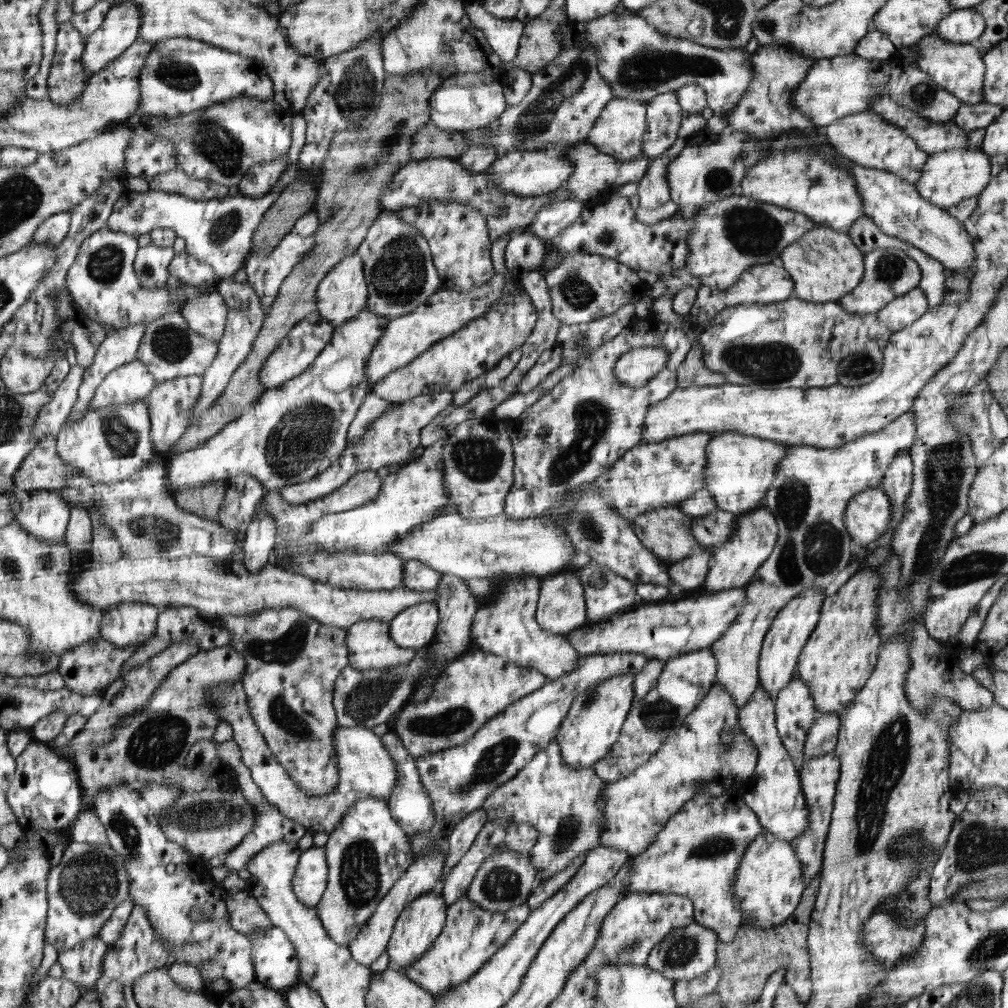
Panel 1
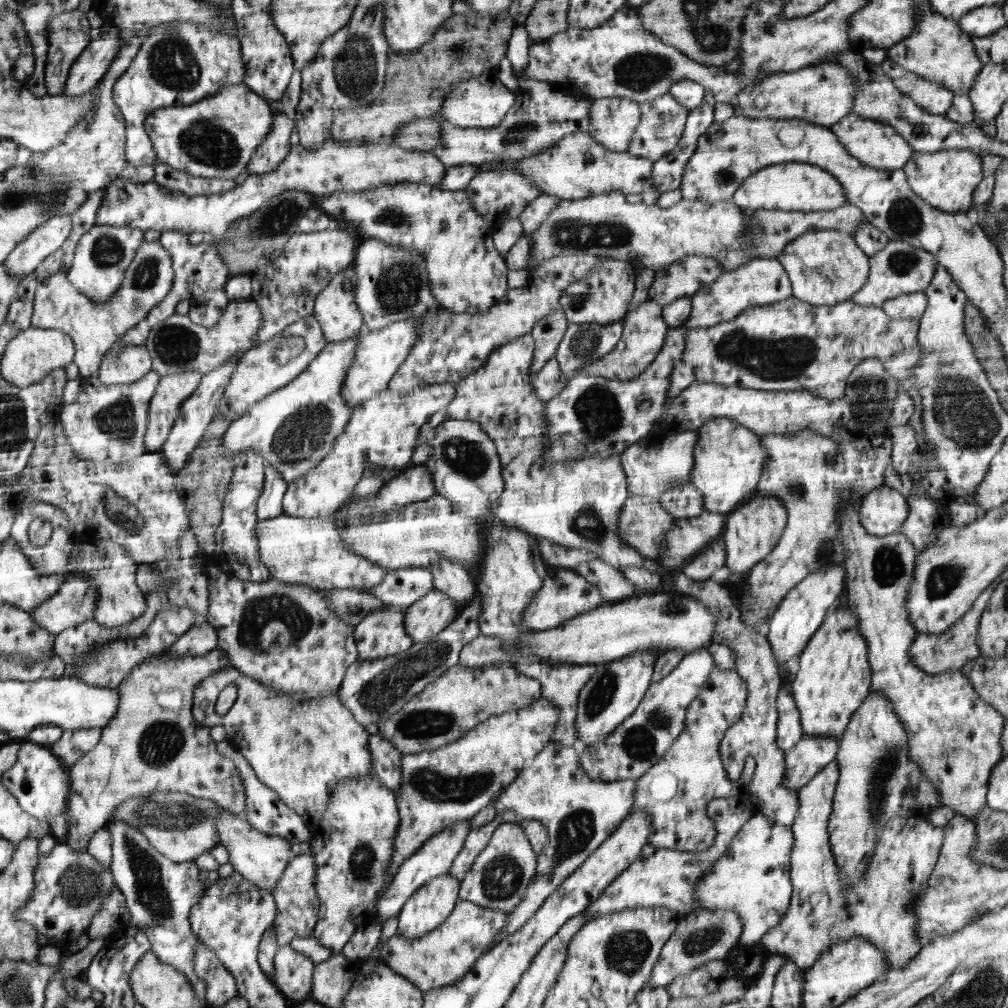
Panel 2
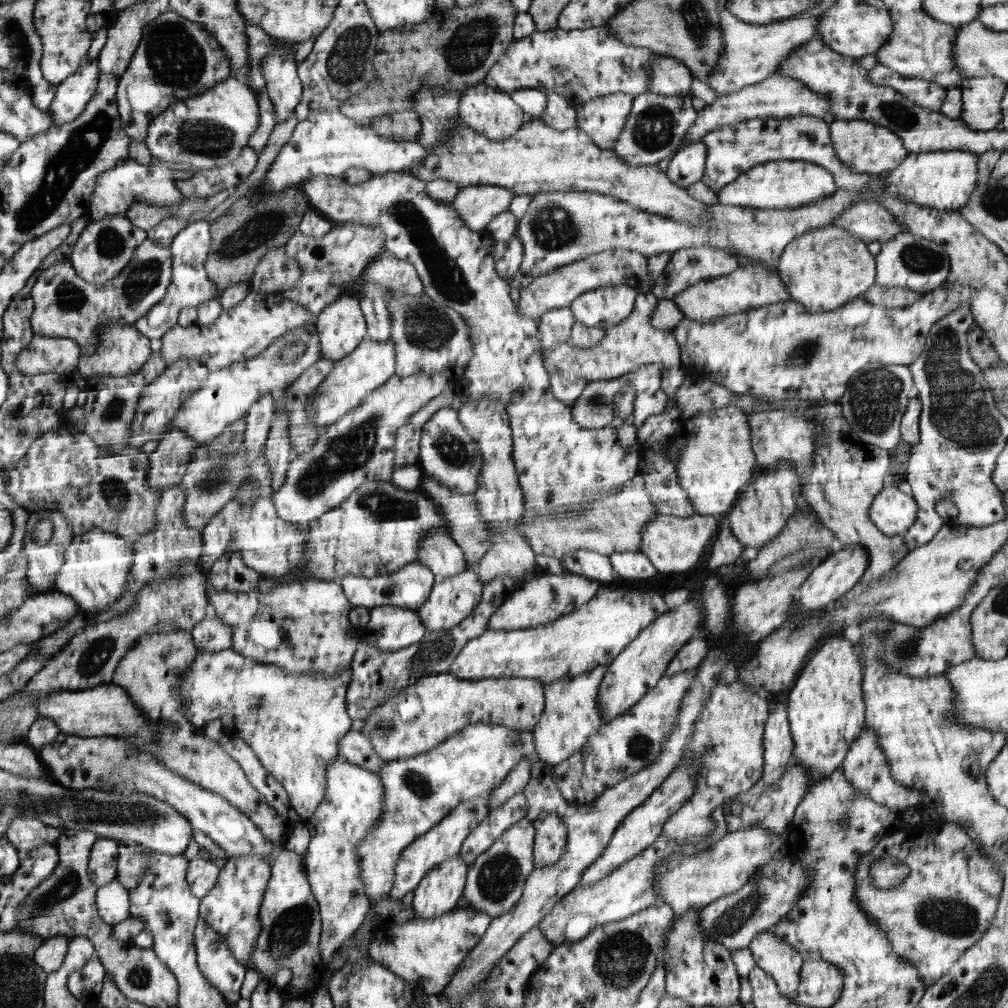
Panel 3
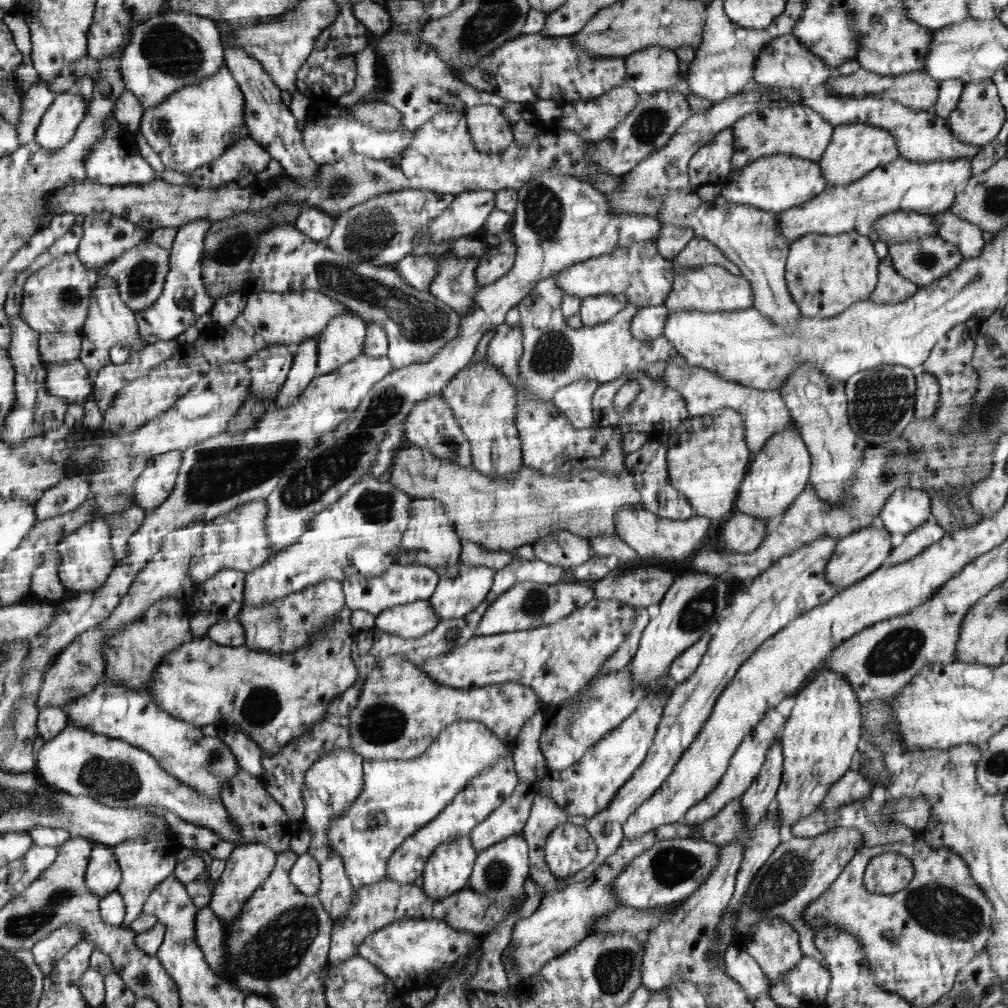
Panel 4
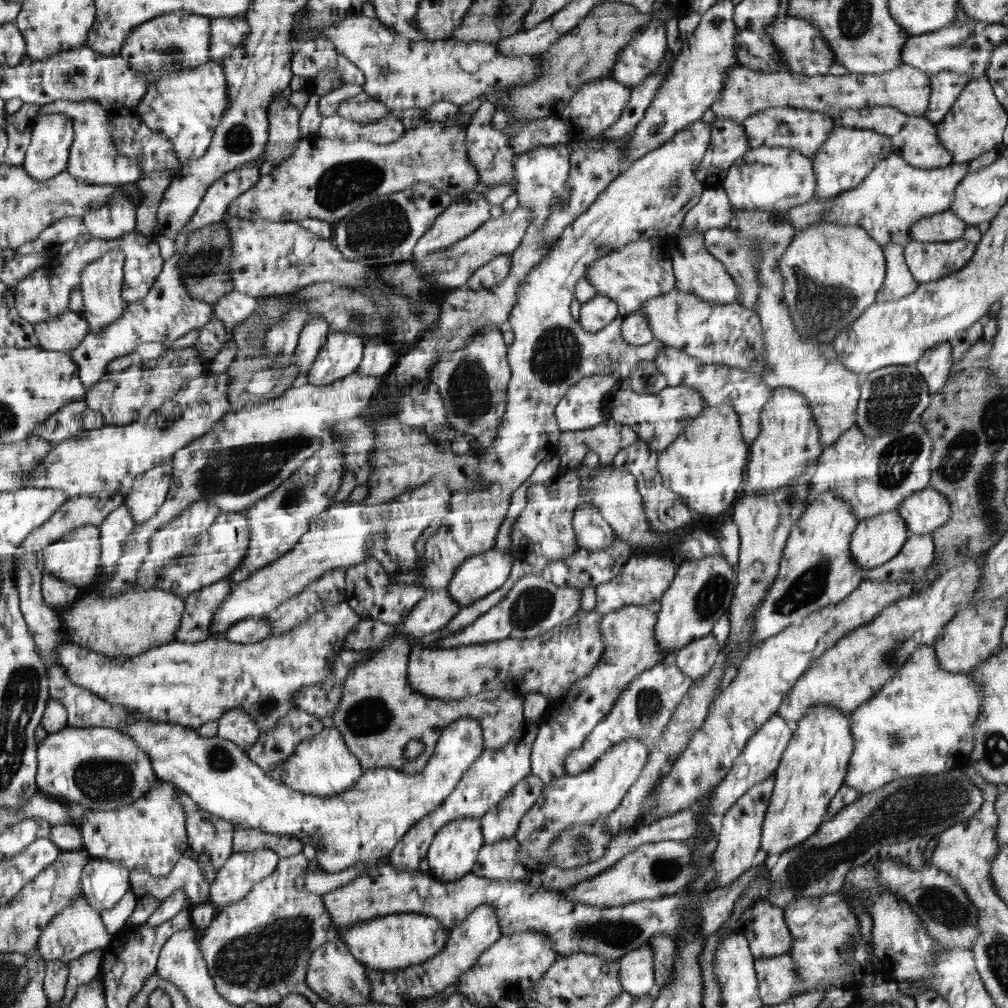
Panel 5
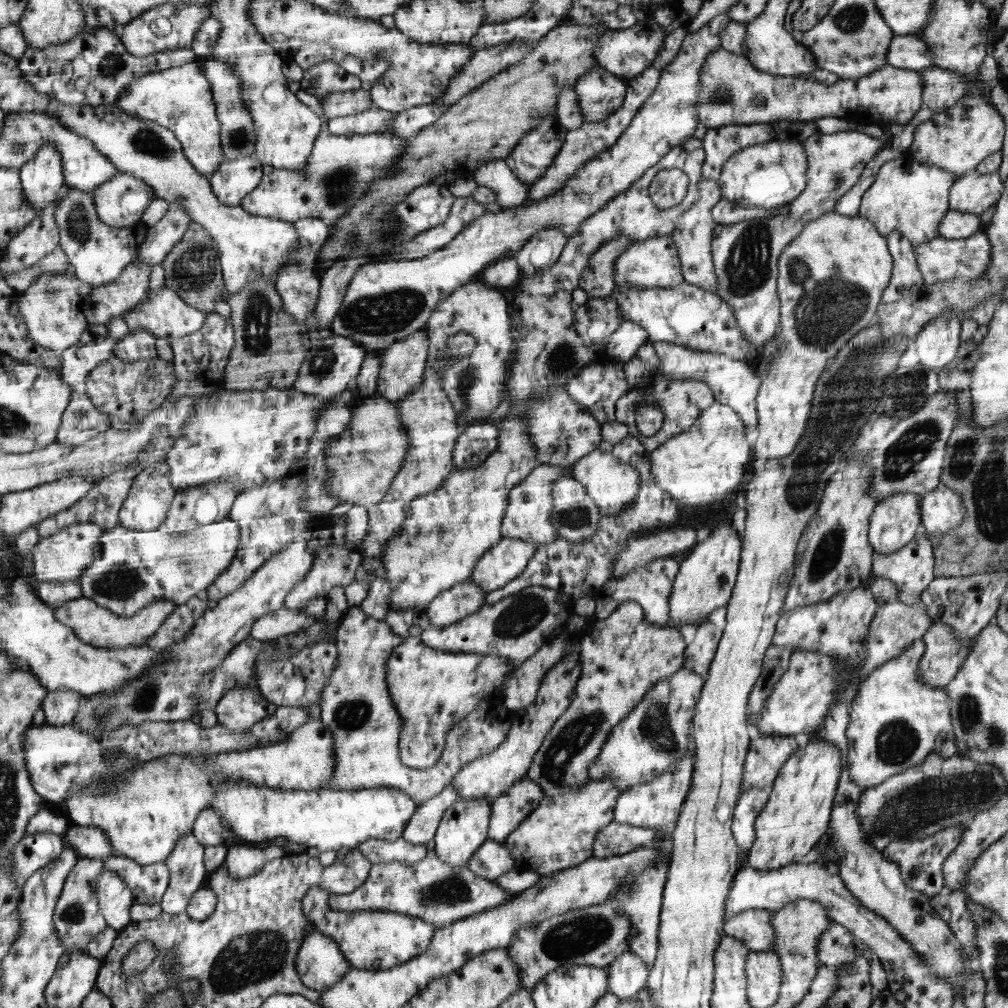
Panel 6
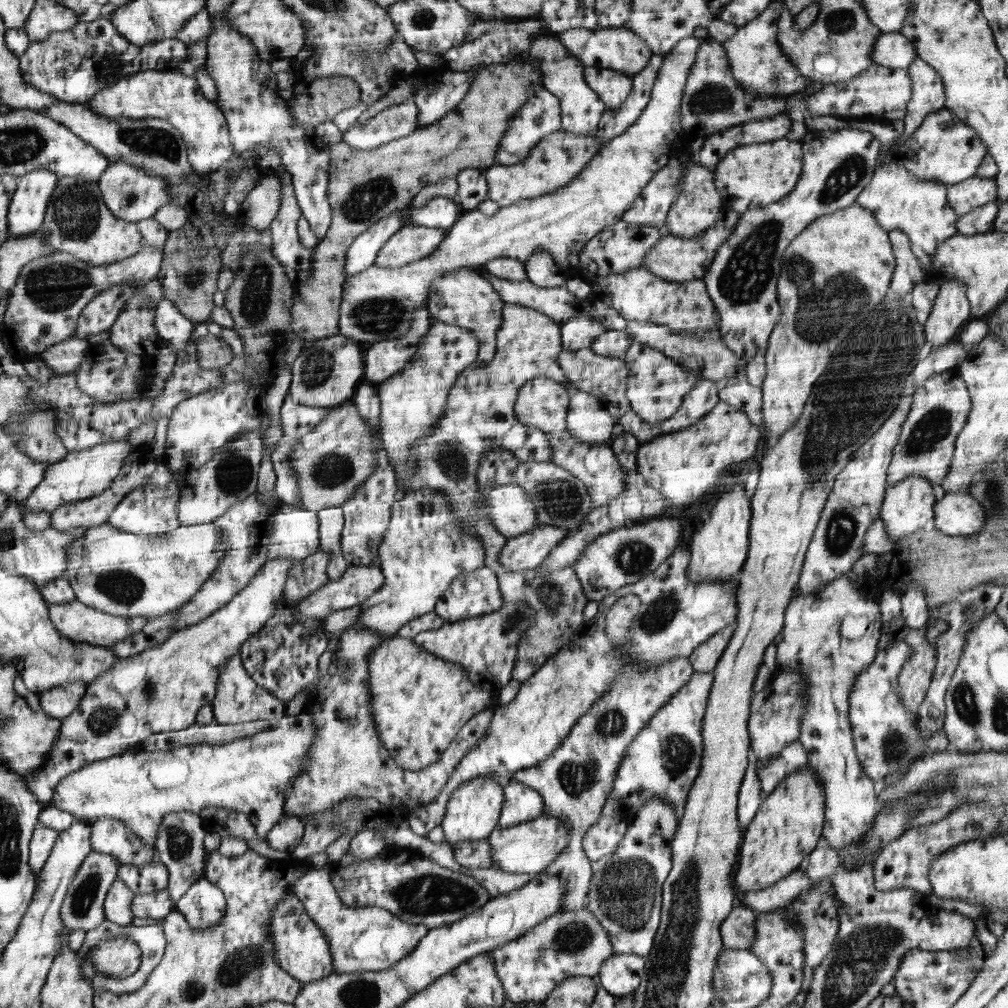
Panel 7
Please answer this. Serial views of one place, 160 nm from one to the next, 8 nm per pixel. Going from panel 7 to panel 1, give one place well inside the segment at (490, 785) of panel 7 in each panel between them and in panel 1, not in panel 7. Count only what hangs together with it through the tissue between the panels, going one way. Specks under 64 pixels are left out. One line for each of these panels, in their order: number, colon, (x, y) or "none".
1: (417, 929)
2: (432, 904)
3: (439, 892)
4: (448, 870)
5: (453, 853)
6: (464, 827)

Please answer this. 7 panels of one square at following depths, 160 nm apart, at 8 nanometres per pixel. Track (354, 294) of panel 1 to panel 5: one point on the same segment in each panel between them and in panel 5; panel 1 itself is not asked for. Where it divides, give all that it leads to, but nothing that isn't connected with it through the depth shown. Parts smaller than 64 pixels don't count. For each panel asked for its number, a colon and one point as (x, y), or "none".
2: (335, 307)
3: (341, 326)
4: (342, 340)
5: (341, 355)

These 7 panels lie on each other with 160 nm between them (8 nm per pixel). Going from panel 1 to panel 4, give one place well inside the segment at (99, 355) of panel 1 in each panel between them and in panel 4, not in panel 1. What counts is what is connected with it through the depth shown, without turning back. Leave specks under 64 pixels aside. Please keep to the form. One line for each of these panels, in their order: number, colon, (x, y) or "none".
2: (197, 267)
3: (190, 286)
4: (184, 298)

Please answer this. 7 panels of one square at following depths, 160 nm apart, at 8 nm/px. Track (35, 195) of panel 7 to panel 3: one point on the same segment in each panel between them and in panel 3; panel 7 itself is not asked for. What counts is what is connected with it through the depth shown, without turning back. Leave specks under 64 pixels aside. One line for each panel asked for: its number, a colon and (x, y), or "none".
3: (72, 96)
4: (58, 125)
5: (47, 156)
6: (42, 178)

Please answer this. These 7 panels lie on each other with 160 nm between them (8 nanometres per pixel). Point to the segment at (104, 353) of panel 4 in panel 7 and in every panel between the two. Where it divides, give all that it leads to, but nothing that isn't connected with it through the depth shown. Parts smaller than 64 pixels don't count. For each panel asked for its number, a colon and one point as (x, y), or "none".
5: (102, 280)
6: (98, 253)
7: (77, 221)

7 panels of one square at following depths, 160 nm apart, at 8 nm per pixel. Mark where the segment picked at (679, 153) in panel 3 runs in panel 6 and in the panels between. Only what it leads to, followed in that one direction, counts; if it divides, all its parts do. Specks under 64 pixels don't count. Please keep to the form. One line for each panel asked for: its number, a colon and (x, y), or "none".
4: (710, 164)
5: (728, 143)
6: (720, 143)

